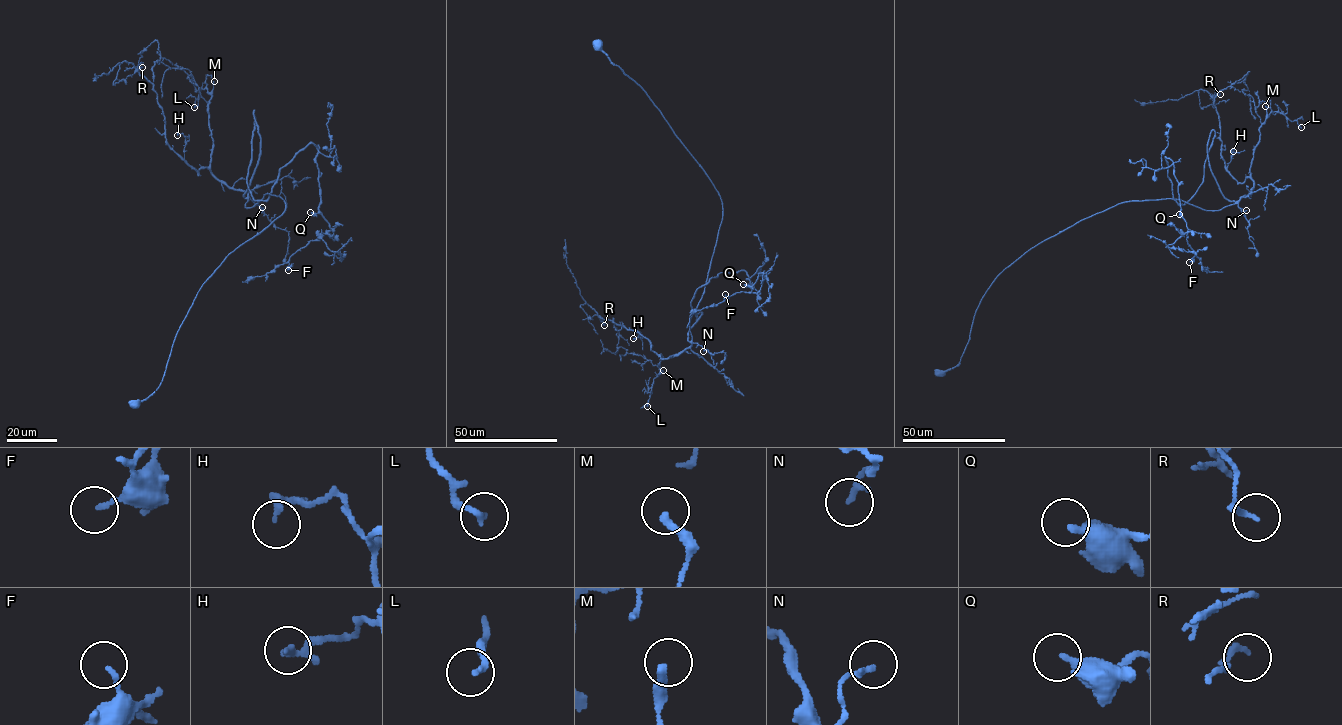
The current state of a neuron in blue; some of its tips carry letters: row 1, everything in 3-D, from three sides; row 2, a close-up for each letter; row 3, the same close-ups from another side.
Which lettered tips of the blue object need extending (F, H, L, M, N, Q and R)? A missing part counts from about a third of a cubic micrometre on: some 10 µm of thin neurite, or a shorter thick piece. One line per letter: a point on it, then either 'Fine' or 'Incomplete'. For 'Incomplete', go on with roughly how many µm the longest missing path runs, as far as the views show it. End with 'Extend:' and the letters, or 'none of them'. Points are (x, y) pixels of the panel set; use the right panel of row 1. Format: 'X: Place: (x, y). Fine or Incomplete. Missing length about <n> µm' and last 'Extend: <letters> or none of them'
F: Place: (1189, 262). Fine
H: Place: (1233, 151). Fine
L: Place: (1301, 127). Fine
M: Place: (1265, 106). Fine
N: Place: (1246, 210). Fine
Q: Place: (1179, 214). Fine
R: Place: (1220, 94). Fine
Extend: none of them

